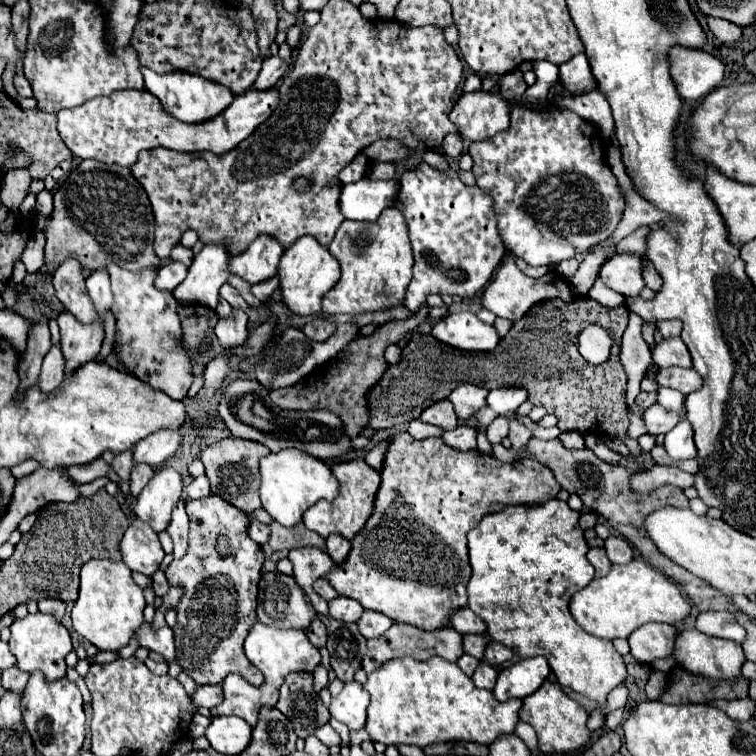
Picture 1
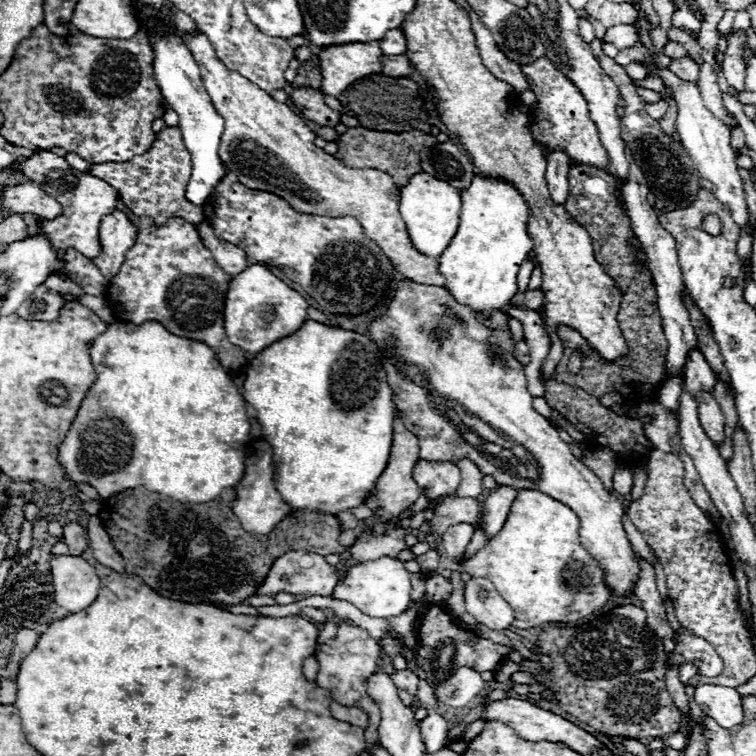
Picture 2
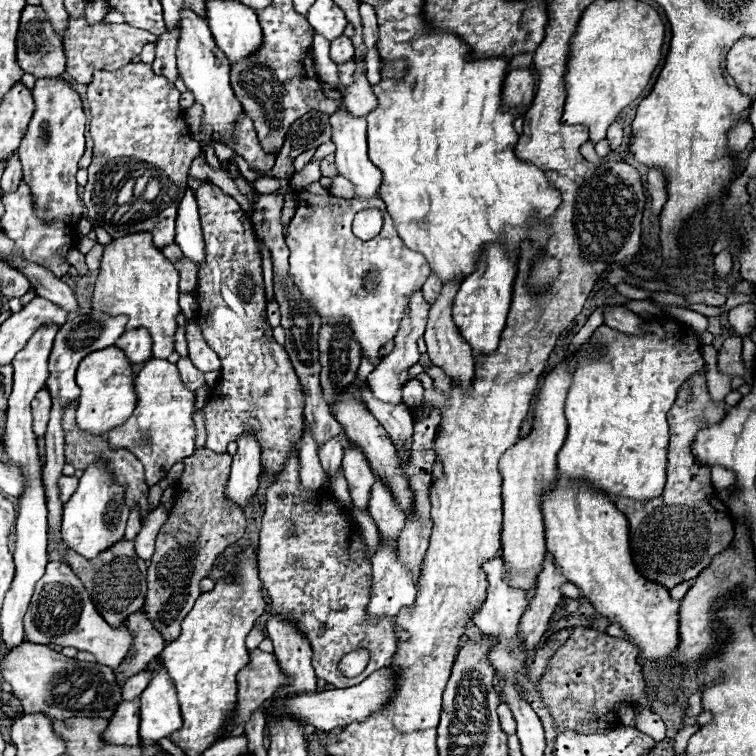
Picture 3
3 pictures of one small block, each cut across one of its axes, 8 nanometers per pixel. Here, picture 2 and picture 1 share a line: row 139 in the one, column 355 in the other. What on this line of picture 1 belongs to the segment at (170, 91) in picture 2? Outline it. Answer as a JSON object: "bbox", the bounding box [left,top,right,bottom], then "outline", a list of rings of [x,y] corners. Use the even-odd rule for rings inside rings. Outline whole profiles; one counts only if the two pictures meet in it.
{"bbox":[340,178,398,220],"outline":[[[362,178],[360,182],[344,184],[340,194],[340,212],[346,220],[376,220],[380,212],[394,204],[394,198],[398,194],[396,180],[370,180]]]}

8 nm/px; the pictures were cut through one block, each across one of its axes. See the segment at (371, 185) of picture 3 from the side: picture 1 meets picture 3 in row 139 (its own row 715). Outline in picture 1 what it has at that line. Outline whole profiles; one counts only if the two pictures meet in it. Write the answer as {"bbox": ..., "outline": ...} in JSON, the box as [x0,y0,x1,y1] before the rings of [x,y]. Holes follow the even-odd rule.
{"bbox":[330,682,370,730],"outline":[[[348,682],[338,696],[330,702],[330,714],[344,722],[350,730],[362,730],[366,722],[366,708],[370,704],[370,694],[362,688],[362,684]]]}

